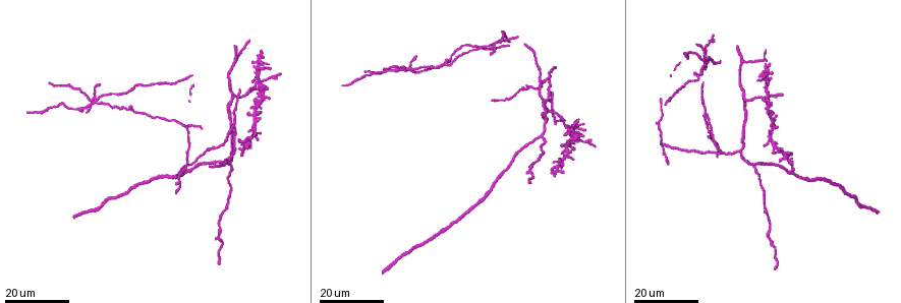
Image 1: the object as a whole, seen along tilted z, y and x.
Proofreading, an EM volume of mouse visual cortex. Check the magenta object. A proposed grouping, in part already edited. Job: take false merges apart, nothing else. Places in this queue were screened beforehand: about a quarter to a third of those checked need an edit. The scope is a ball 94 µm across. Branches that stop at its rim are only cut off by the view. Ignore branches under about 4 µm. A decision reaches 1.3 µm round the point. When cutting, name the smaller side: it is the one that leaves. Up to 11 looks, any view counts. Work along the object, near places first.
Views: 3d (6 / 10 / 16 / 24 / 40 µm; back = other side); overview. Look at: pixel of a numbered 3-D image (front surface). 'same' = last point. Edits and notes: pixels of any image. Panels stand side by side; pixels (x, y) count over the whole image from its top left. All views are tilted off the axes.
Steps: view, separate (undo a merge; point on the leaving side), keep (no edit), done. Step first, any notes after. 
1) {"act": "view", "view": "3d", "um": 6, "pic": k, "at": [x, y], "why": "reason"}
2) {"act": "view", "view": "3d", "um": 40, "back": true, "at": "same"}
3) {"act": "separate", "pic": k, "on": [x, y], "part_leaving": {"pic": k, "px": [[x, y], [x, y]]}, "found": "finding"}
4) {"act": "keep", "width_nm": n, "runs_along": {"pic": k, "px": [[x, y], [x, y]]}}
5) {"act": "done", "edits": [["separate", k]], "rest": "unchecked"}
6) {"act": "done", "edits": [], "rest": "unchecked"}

{"act": "view", "view": "3d", "um": 16, "pic": 1, "at": [762, 60], "why": "two arms in line, one across"}

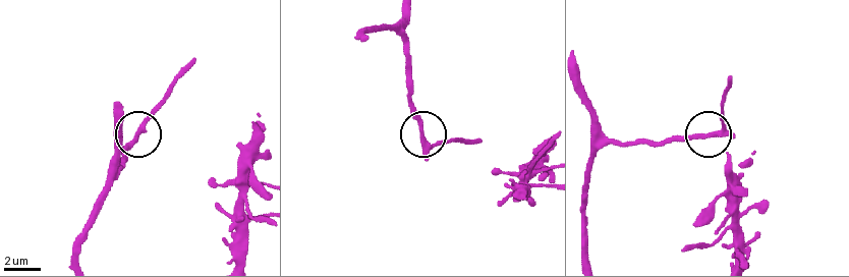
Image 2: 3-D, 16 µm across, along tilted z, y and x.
{"act": "view", "view": "3d", "um": 10, "pic": 2, "at": [140, 131]}

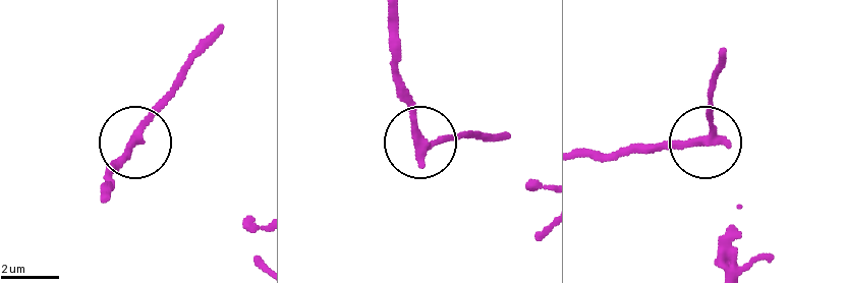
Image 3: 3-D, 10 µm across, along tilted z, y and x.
{"act": "keep", "width_nm": 250, "found": "one cell here"}

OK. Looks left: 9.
{"act": "view", "view": "3d", "um": 16, "pic": 1, "at": [256, 86], "why": "three arms meet"}

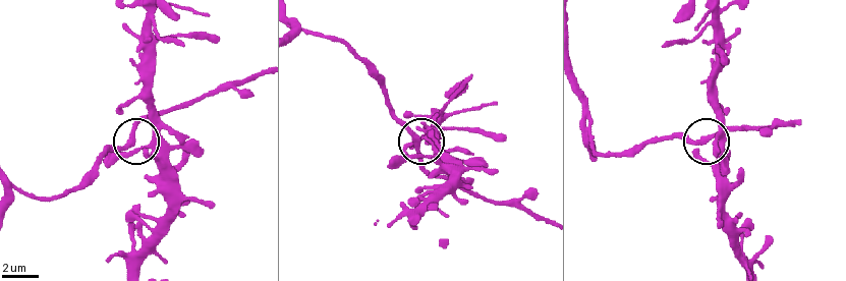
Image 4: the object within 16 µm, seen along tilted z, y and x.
{"act": "view", "view": "3d", "um": 10, "pic": 4, "at": [703, 141]}

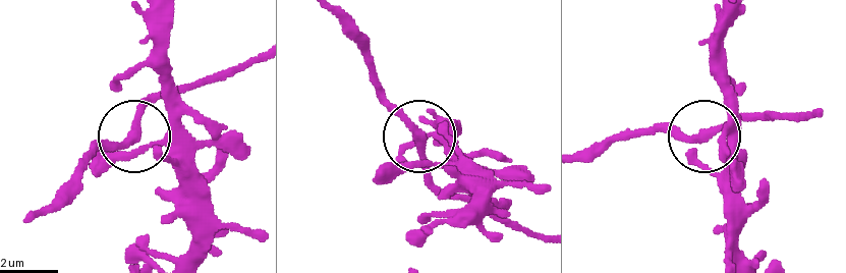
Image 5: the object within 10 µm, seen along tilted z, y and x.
{"act": "keep", "width_nm": 240, "runs_along": {"pic": 5, "px": [[583, 154], [640, 130], [706, 138], [762, 112]]}, "found": "all the same cell"}

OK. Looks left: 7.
{"act": "view", "view": "3d", "um": 24, "pic": 1, "at": [542, 137], "why": "arms part here"}

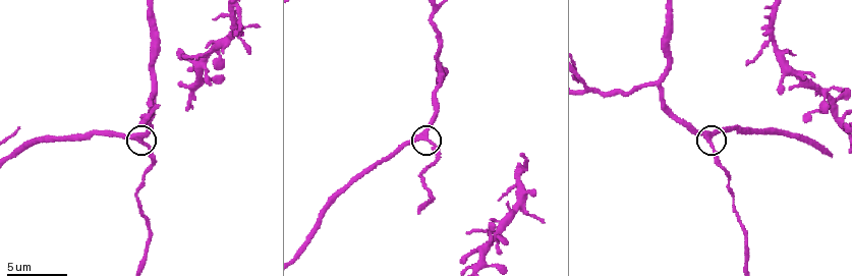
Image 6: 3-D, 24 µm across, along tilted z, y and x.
{"act": "view", "view": "3d", "um": 10, "pic": 6, "at": [425, 140]}

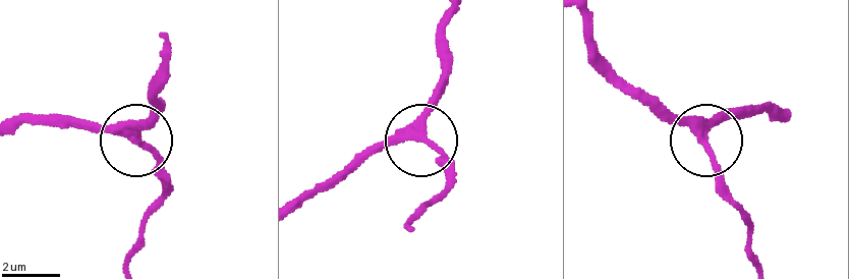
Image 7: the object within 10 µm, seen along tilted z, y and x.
{"act": "keep", "runs_along": {"pic": 7, "px": [[580, 15], [589, 51], [700, 136], [733, 200]]}, "found": "one cell here"}

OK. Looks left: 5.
{"act": "view", "view": "3d", "um": 24, "pic": 1, "at": [704, 114], "why": "arms part here"}

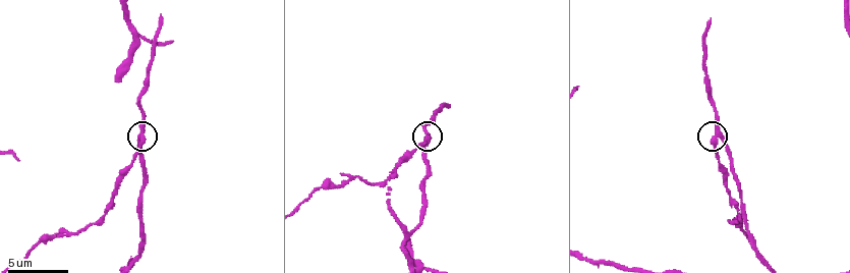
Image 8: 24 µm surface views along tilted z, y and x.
{"act": "view", "view": "3d", "um": 10, "pic": 8, "at": [143, 135]}

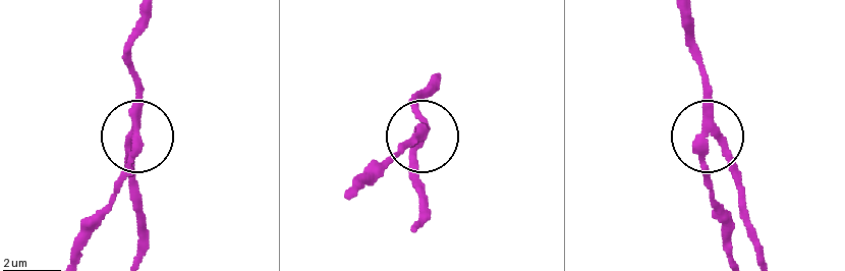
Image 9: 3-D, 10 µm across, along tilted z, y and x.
{"act": "separate", "pic": 9, "on": [703, 173], "arms": 3, "part_leaving": {"pic": 9, "px": [[706, 131], [706, 183], [728, 233], [729, 259]]}, "found": "a second cell is stuck on"}

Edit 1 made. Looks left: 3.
{"act": "view", "view": "overview"}

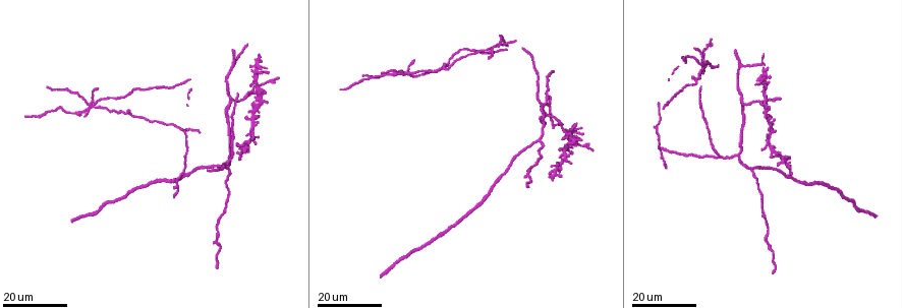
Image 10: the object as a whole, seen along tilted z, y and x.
{"act": "view", "view": "3d", "um": 24, "pic": 10, "at": [229, 159], "why": "a fork"}

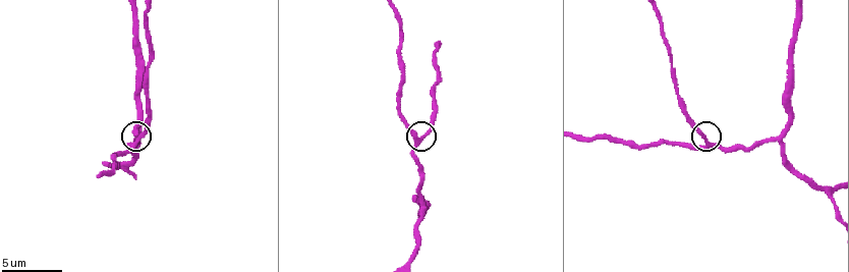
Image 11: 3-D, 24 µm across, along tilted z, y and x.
{"act": "view", "view": "3d", "um": 10, "pic": 11, "at": [708, 142]}

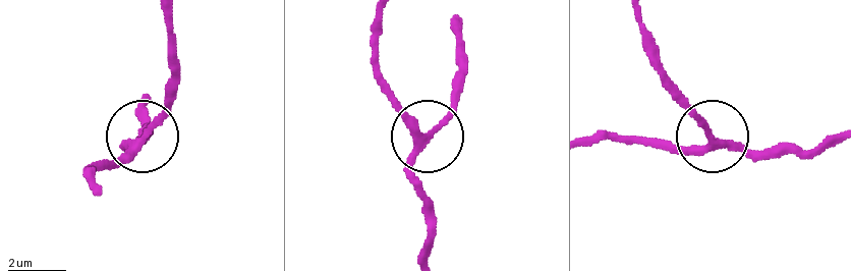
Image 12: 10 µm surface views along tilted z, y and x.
{"act": "keep", "width_nm": 220, "runs_along": {"pic": 12, "px": [[92, 186], [94, 161], [123, 156], [171, 96]]}, "found": "continuous, no second cell"}

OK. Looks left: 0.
{"act": "done", "edits": [["separate", 9]], "rest": "unchecked"}

